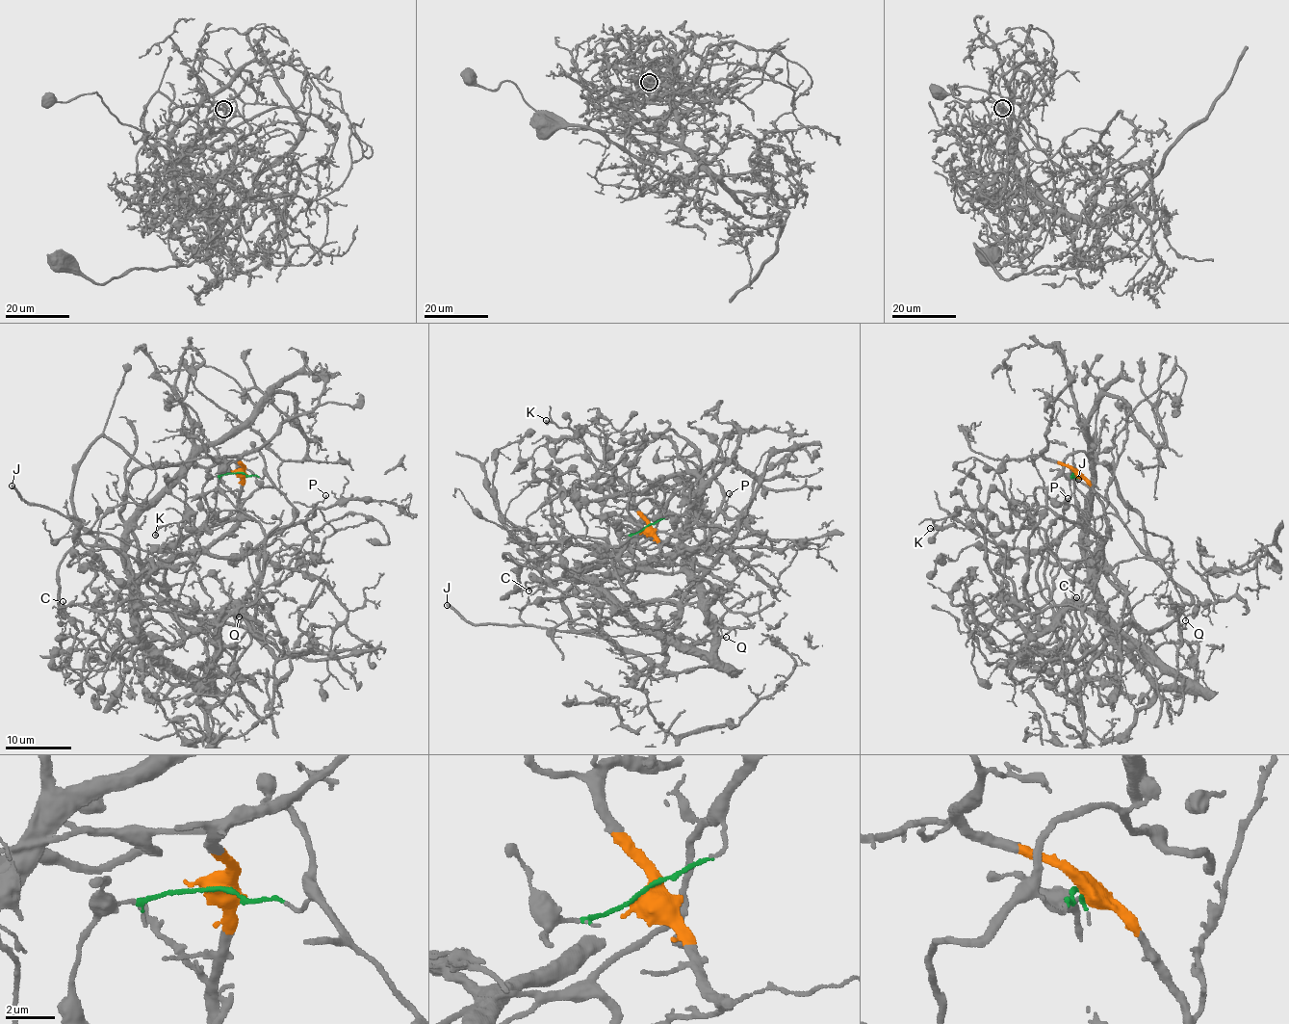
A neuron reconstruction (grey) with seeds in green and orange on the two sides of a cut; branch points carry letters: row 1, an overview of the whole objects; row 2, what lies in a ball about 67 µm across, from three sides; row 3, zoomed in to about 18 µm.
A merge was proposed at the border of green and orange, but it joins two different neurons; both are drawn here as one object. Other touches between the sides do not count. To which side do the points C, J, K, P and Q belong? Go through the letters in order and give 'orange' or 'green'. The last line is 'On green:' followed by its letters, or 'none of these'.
C: orange
J: green
K: green
P: orange
Q: orange
On green: J, K

